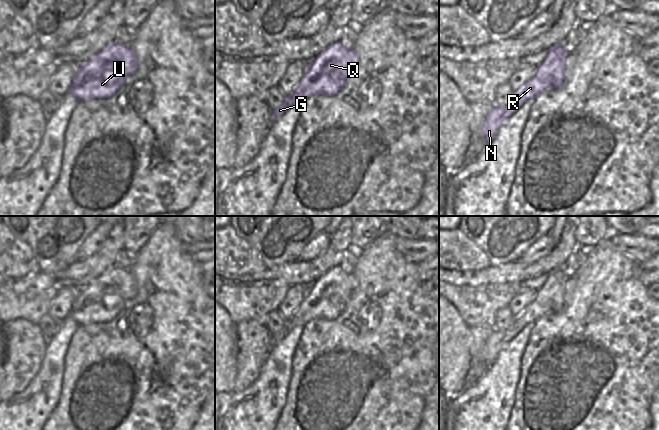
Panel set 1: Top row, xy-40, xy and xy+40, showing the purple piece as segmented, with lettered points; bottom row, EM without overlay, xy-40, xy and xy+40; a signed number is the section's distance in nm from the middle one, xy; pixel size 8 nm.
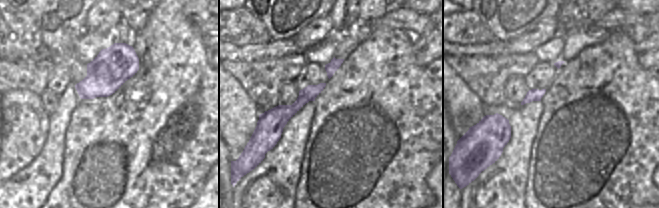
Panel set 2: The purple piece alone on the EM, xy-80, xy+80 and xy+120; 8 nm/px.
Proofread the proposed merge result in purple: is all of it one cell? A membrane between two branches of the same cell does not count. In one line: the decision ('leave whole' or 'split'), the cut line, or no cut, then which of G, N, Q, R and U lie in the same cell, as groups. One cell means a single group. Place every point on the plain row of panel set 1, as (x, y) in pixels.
leave whole | no cut | G N Q R U

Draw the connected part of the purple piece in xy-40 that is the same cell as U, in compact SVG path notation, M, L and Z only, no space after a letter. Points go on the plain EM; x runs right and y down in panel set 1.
M112 266L81 288L69 316L78 324L110 322L136 293L137 285L131 271Z

